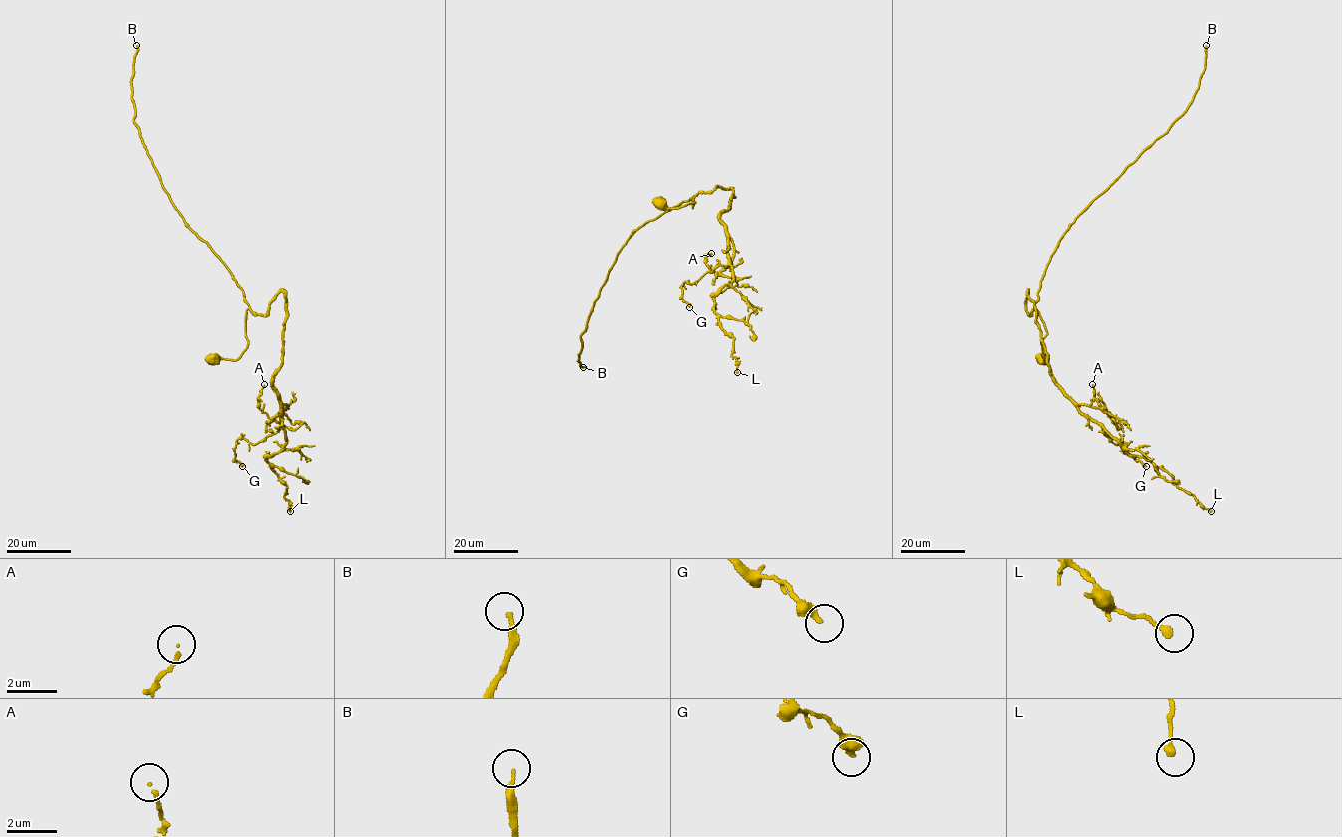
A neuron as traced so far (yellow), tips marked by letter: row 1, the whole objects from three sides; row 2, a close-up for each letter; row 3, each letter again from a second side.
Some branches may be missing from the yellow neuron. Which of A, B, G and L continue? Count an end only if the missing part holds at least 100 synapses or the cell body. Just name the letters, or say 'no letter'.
B

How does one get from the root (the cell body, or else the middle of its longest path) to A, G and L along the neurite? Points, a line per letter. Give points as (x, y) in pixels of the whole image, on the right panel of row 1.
A: (1044, 359), (1046, 328), (1026, 311), (1027, 291), (1053, 381), (1111, 418), (1092, 384)
G: (1044, 359), (1046, 328), (1035, 309), (1031, 315), (1026, 311), (1027, 291), (1053, 382), (1146, 466)
L: (1044, 359), (1046, 328), (1026, 311), (1027, 291), (1053, 382), (1125, 453), (1165, 469), (1211, 511)

